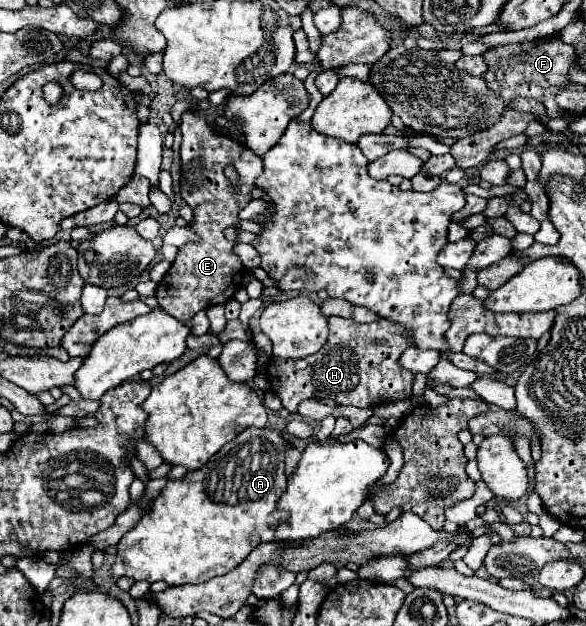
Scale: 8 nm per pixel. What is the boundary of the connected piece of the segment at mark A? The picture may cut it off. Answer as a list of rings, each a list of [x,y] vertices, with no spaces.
[[[250,427],[214,455],[216,463],[212,459],[202,469],[188,471],[182,479],[168,481],[168,485],[152,503],[150,511],[138,521],[134,529],[130,529],[120,539],[116,563],[112,565],[112,575],[116,579],[124,575],[136,581],[146,579],[148,583],[166,581],[170,587],[184,583],[204,583],[212,577],[230,573],[258,545],[276,541],[274,537],[276,527],[288,521],[288,513],[278,509],[278,499],[286,491],[286,477],[284,477],[286,449],[288,441],[282,437],[278,429]]]

